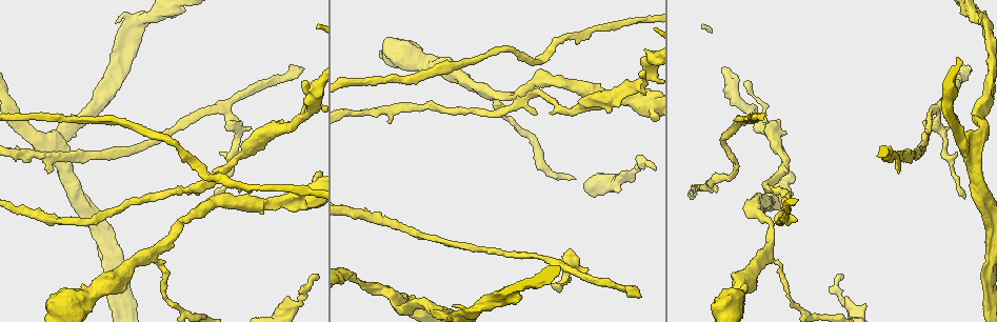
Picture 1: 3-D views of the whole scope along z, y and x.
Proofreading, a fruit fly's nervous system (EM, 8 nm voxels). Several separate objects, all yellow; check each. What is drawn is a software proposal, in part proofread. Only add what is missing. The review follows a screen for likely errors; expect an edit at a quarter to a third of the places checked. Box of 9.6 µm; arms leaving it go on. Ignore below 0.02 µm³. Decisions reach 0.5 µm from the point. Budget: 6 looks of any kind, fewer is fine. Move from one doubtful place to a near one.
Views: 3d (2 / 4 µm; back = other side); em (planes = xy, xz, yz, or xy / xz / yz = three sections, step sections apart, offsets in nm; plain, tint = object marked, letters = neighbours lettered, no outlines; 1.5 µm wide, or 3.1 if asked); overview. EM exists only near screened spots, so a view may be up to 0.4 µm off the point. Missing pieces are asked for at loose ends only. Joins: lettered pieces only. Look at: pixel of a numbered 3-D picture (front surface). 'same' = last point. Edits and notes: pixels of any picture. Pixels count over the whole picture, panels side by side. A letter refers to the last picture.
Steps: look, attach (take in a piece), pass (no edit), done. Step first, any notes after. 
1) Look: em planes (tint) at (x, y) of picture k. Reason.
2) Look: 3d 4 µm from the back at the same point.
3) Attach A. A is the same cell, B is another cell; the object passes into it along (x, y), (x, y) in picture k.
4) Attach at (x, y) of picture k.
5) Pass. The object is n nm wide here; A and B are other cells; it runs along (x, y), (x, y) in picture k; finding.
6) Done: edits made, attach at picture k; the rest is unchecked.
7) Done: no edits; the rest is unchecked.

Look: em planes (letters) at (115, 22) of picture 1. Branch stops here.

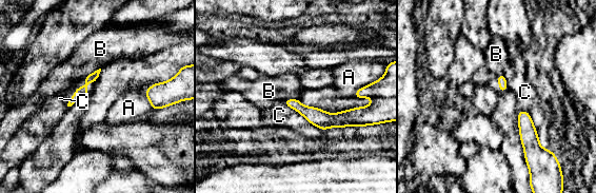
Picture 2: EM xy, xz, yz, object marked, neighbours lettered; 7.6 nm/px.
Pass. A, B and C are other cells; a border runs along (518, 109), (549, 149) in picture 2; no lettered piece goes on from it.

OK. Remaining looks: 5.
Look: 3d 4 µm at (300, 68) of picture 1. Branch stops here.

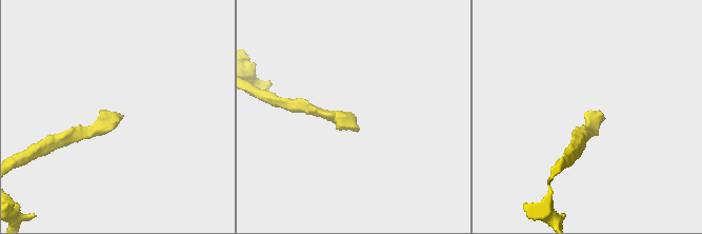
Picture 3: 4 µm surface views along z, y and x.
Look: em planes (tint) at (356, 129) of picture 3. Shape alone is not enough.

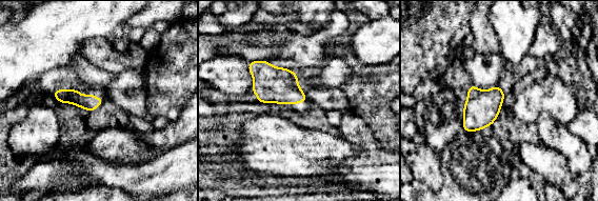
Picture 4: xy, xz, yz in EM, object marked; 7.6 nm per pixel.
Look: em planes (letters) at the same point.

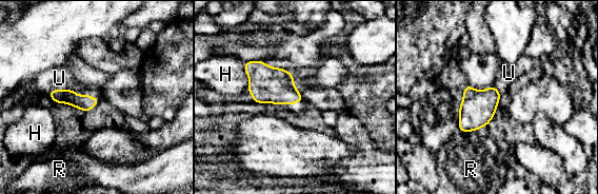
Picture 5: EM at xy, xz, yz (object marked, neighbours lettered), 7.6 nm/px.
Attach U. The longest contact is with H, 200 nm; U is the same cell, H and R are other cells; the object passes into it along (85, 102), (61, 90), (59, 78) in picture 5; it goes on there.

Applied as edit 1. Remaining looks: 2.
Look: em yz step 8 (letters) at (250, 126) of picture 1. An open end.

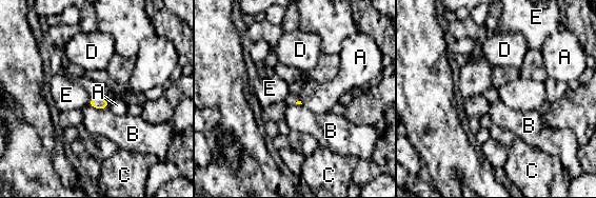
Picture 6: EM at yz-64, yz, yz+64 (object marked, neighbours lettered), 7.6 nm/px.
Pass. A, B, C, D and E are other cells; a border runs along (91, 98), (87, 104) in picture 6; none of them fits.

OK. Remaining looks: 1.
Done: edits made, attach at picture 5; the rest is unchecked.

